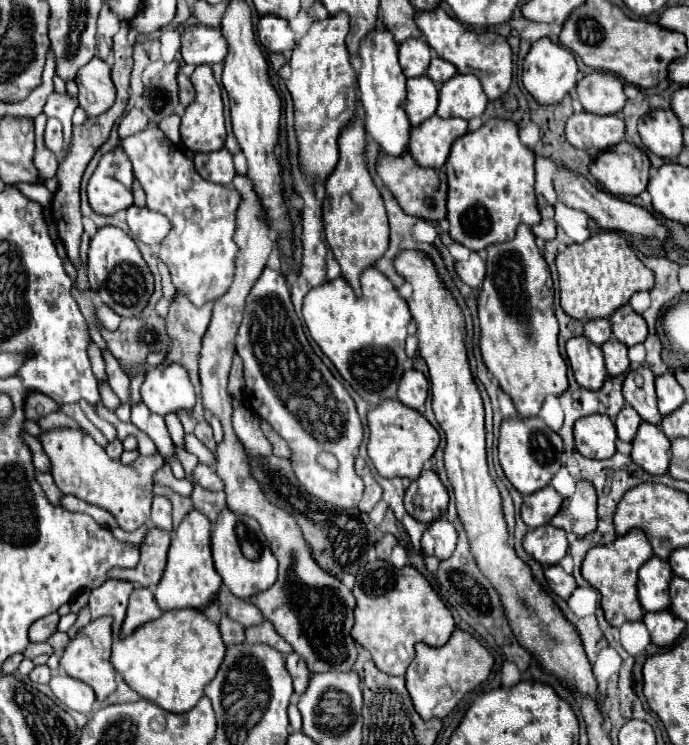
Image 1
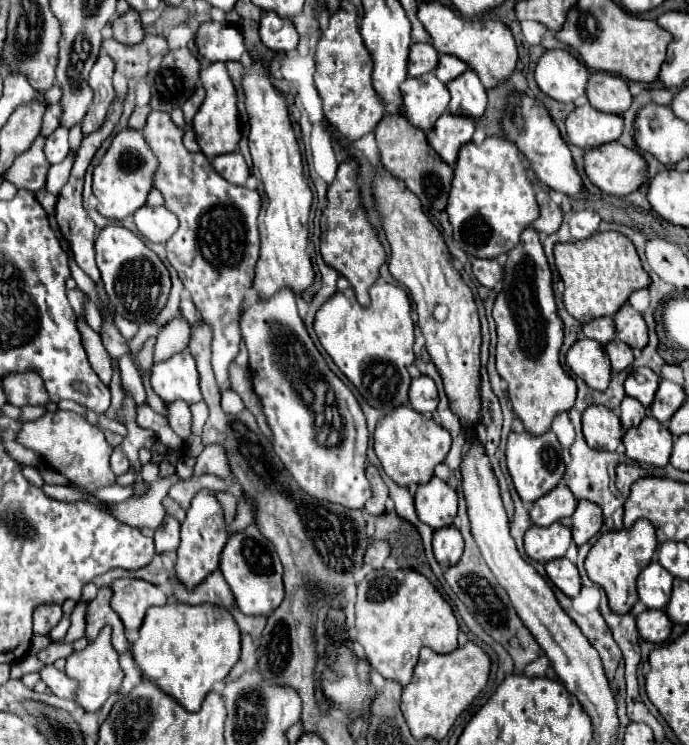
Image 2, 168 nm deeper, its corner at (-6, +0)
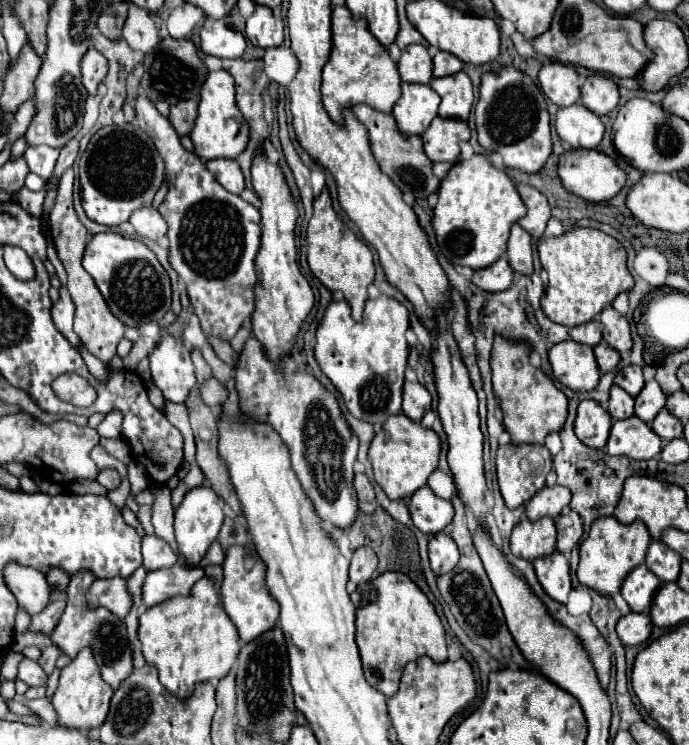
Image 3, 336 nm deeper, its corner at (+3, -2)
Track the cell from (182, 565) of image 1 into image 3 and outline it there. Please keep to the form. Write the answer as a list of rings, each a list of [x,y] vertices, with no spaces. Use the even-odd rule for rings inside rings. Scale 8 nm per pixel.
[[[197,486],[189,494],[185,494],[183,502],[175,510],[175,538],[179,556],[185,558],[185,566],[193,568],[205,556],[211,542],[217,538],[223,524],[223,498],[215,494],[211,486]]]

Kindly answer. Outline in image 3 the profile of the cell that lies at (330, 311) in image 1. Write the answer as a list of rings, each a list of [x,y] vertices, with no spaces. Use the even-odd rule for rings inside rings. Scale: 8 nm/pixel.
[[[385,294],[375,300],[367,300],[361,322],[355,322],[351,318],[351,308],[345,300],[333,300],[327,306],[315,334],[315,358],[325,376],[343,394],[345,406],[355,418],[371,424],[383,424],[389,416],[401,412],[403,372],[409,354],[409,346],[405,340],[407,328],[407,308]]]

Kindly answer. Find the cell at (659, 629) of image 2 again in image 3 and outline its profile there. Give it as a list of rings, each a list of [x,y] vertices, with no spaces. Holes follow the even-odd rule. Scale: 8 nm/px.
[[[629,612],[617,622],[617,634],[625,646],[639,646],[647,642],[651,630],[653,630],[653,622],[649,620],[649,614]]]

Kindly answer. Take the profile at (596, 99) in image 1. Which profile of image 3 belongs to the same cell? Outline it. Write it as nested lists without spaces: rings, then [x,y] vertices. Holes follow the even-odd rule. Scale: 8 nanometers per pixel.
[[[591,74],[581,88],[581,102],[597,116],[605,116],[619,104],[617,84],[601,74]]]

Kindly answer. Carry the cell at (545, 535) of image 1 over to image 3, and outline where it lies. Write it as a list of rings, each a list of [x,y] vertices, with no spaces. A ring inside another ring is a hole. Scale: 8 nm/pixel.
[[[543,518],[537,522],[521,520],[511,534],[511,552],[523,560],[535,560],[549,556],[557,550],[557,534],[553,518]]]

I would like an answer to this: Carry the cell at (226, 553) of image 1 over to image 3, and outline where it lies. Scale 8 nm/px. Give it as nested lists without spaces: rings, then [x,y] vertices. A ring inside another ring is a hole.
[[[253,544],[245,546],[233,546],[225,552],[223,560],[223,582],[221,582],[221,596],[223,596],[223,608],[231,622],[237,626],[241,640],[249,642],[263,632],[271,630],[277,624],[279,618],[279,606],[277,600],[269,594],[269,588],[265,584],[265,564],[259,558]]]

